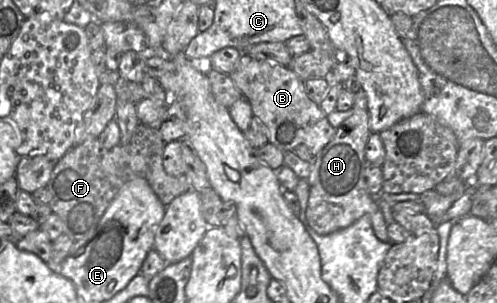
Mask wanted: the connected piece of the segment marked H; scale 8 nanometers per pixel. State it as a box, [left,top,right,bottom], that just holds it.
[306,89,390,242]

